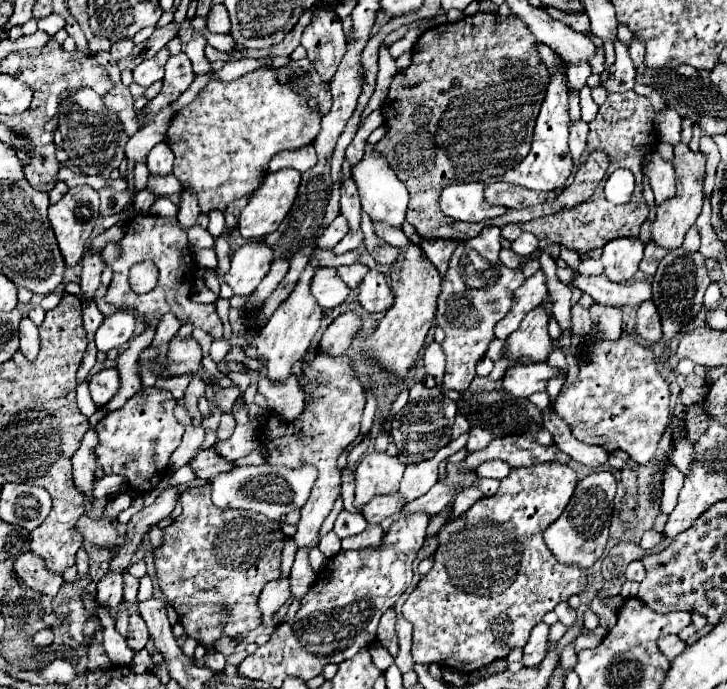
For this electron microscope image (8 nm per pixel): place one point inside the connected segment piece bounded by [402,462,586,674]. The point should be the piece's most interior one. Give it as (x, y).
(493, 579)

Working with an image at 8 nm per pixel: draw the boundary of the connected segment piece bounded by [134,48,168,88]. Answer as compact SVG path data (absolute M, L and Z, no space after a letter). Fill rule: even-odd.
M162 48L154 58L144 60L140 66L134 68L134 82L140 86L152 86L154 82L164 78L164 64L168 60L168 50Z

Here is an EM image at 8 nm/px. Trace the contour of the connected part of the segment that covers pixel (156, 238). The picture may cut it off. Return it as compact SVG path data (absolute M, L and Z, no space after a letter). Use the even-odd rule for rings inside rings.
M136 214L134 218L128 220L124 232L126 234L118 246L114 242L108 242L100 252L104 264L108 264L114 272L108 292L106 292L106 302L118 310L120 308L132 310L134 314L142 316L144 324L148 324L148 326L156 326L164 314L174 314L182 324L192 324L194 328L202 328L214 340L218 340L222 336L222 320L216 314L216 306L214 304L198 304L198 302L190 300L190 290L192 290L190 282L194 282L196 262L194 262L186 232L180 230L176 216L162 218L162 216L154 216L154 214ZM142 260L154 262L154 266L160 270L160 278L158 278L158 284L154 290L150 290L146 294L136 294L130 290L128 272L134 264L138 264Z

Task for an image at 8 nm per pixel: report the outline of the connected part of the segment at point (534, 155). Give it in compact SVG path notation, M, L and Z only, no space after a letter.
M554 72L550 76L546 98L542 102L542 108L540 108L540 114L538 114L538 120L534 126L530 154L520 164L516 164L512 170L508 170L504 176L498 176L498 180L508 182L508 184L518 184L528 190L538 190L538 192L562 188L566 178L572 172L572 158L568 152L568 128L570 128L570 118L568 118L566 74Z

